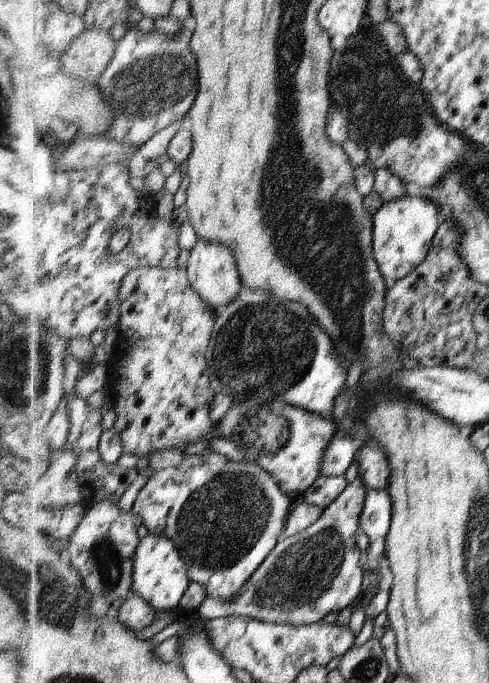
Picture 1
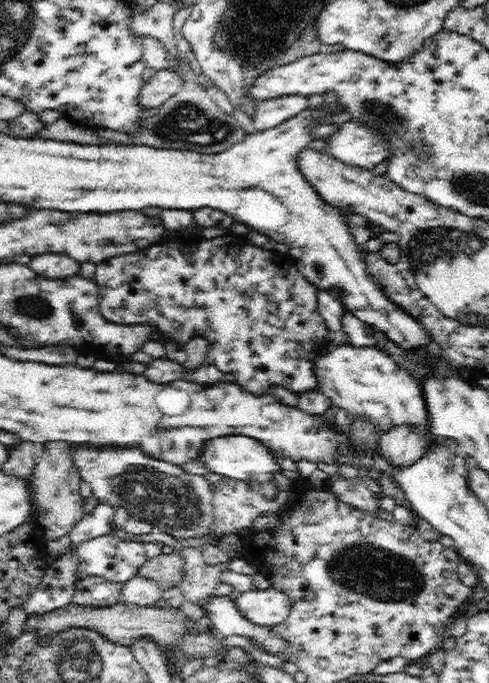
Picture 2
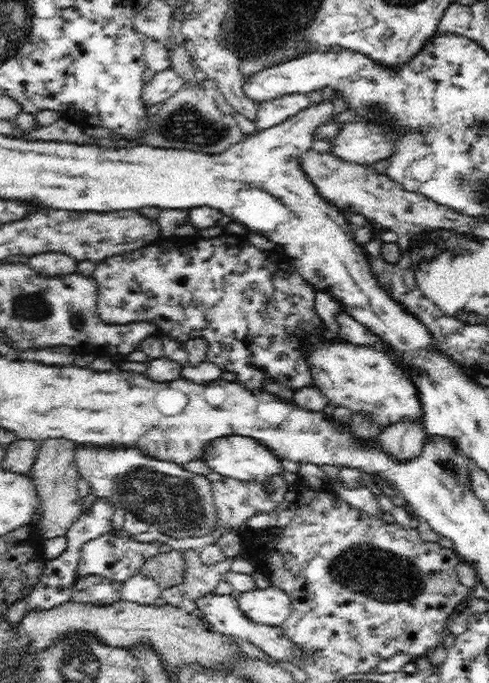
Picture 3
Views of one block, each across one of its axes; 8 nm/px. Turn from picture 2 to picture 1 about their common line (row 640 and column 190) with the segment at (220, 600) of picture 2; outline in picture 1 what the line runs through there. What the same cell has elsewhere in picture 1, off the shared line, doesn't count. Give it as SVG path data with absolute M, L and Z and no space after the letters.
M199 239L189 255L189 277L191 285L203 296L203 299L216 311L230 307L243 291L243 278L235 252L222 243L211 243Z

